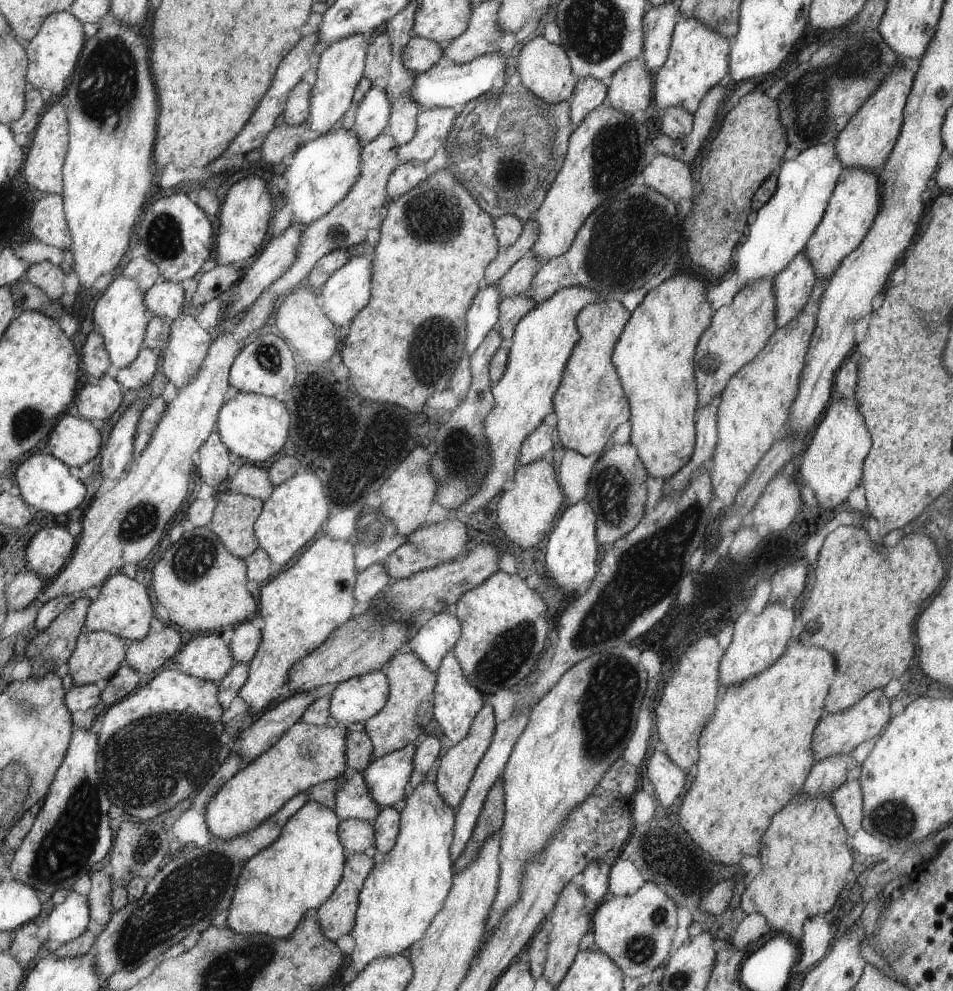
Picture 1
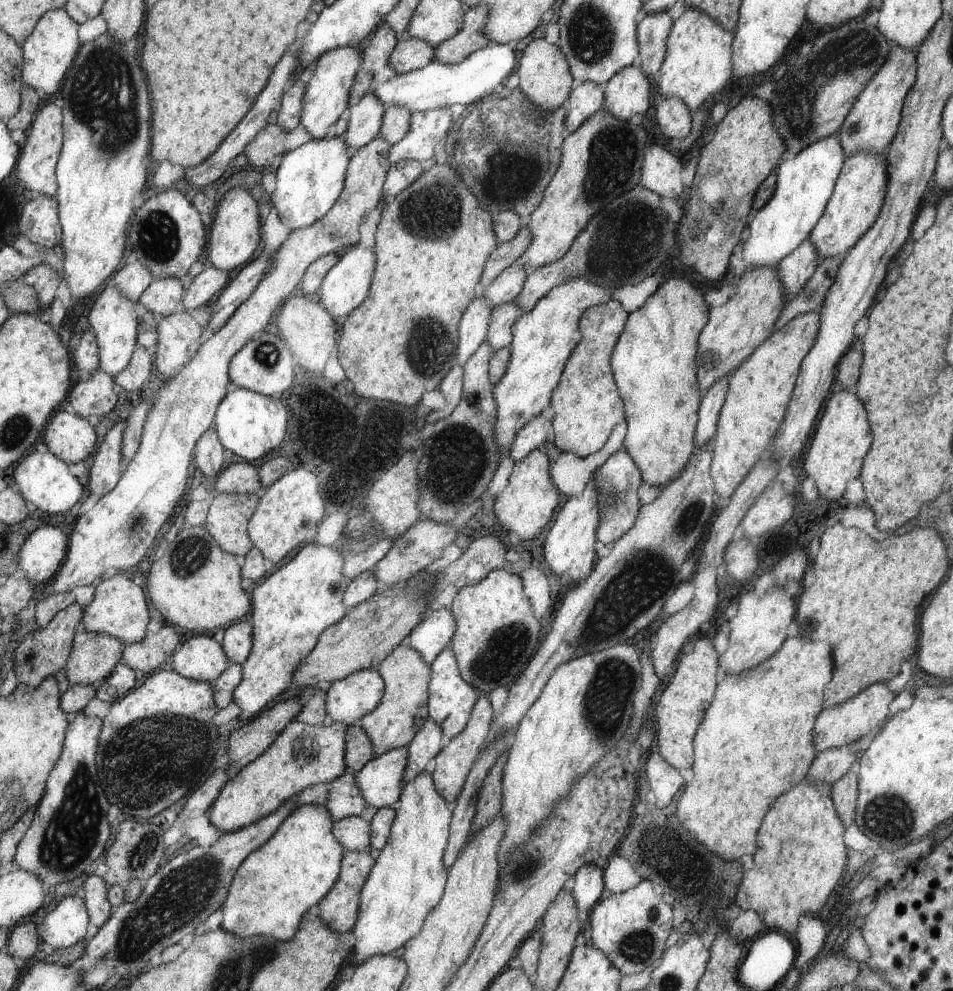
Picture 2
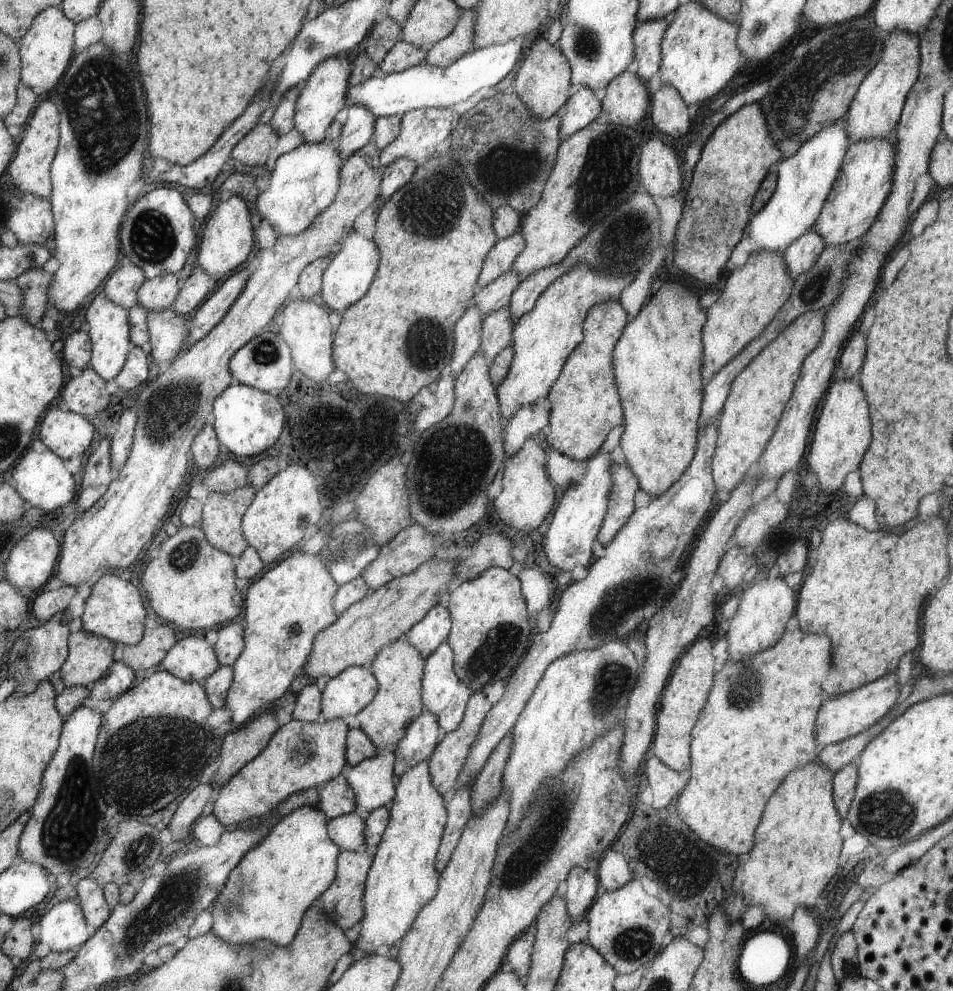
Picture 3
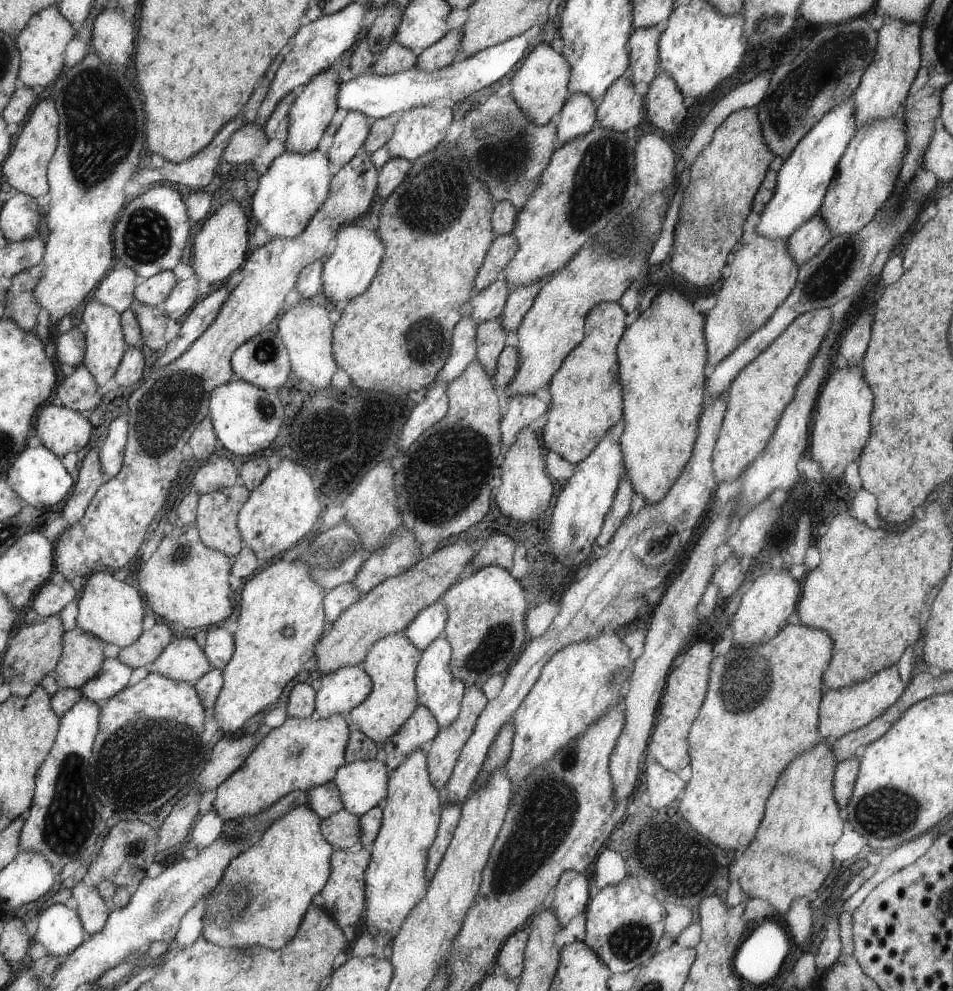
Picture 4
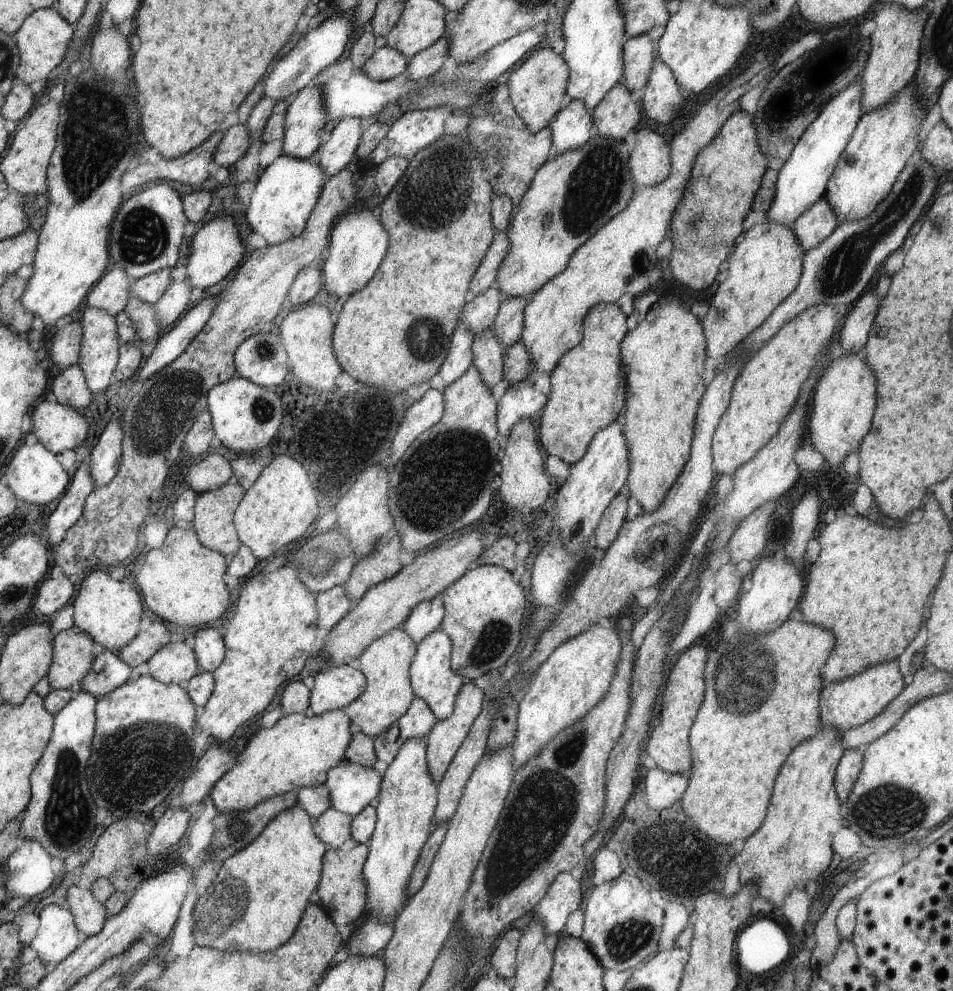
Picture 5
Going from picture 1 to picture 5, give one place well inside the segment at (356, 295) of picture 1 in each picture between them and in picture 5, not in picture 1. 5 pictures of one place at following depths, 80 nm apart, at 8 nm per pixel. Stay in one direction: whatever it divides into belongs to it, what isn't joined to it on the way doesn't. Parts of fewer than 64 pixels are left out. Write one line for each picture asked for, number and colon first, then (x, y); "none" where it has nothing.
2: (346, 287)
3: (351, 271)
4: (356, 256)
5: (359, 243)

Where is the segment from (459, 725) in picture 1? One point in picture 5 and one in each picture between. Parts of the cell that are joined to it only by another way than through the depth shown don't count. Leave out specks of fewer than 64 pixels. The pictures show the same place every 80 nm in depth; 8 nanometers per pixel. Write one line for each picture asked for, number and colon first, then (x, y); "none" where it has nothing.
2: (452, 699)
3: (446, 696)
4: (438, 689)
5: (433, 680)

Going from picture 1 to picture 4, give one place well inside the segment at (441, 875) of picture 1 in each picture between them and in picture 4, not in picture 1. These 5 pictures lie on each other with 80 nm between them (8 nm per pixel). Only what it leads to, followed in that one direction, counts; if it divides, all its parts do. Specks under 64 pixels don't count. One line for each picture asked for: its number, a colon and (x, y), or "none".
2: (409, 879)
3: (404, 878)
4: (396, 881)

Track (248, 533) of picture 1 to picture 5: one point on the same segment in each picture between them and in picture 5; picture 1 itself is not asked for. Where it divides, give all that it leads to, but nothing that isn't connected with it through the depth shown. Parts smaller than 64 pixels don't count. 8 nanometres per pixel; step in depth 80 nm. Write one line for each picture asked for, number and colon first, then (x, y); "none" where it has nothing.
2: (229, 515)
3: (222, 522)
4: (217, 512)
5: (214, 510)

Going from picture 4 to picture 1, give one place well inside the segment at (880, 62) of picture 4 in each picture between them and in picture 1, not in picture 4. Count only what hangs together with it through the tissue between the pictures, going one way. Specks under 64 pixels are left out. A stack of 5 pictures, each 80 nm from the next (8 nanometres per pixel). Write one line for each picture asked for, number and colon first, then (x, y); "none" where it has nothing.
1: (867, 140)
2: (872, 123)
3: (875, 110)

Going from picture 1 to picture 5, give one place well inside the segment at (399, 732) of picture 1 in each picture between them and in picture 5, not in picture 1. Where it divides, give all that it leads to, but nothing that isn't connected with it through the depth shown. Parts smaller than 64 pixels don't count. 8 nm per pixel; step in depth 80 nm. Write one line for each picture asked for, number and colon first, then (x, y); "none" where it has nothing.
2: (403, 711)
3: (399, 667)
4: (392, 663)
5: (386, 662)

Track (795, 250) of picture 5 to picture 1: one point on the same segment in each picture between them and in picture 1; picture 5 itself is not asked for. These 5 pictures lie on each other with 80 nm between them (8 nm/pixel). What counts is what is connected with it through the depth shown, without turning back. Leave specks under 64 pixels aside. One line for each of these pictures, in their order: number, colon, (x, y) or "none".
1: (738, 332)
2: (734, 330)
3: (753, 295)
4: (763, 274)

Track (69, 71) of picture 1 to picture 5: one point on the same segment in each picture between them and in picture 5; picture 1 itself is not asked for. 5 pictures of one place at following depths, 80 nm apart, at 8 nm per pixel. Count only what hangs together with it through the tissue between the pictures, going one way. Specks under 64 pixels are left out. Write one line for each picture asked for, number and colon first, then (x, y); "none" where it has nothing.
2: (50, 51)
3: (47, 49)
4: (43, 43)
5: (44, 38)

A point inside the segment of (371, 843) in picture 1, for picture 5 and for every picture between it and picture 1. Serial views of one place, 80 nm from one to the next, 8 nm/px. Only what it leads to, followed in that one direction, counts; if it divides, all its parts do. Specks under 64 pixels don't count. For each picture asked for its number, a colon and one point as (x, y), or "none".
2: (354, 833)
3: (348, 831)
4: (341, 829)
5: (334, 827)

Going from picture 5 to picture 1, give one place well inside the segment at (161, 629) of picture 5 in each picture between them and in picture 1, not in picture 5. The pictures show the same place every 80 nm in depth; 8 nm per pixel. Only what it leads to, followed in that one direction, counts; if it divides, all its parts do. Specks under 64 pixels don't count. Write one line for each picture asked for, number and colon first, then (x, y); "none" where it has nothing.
1: (200, 585)
2: (149, 655)
3: (147, 654)
4: (145, 651)

